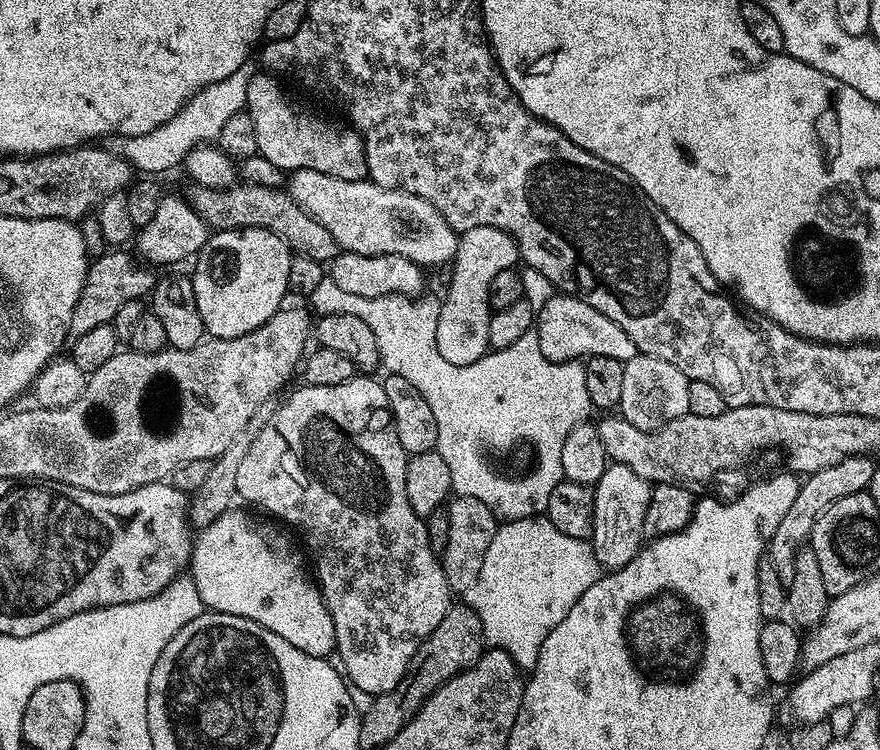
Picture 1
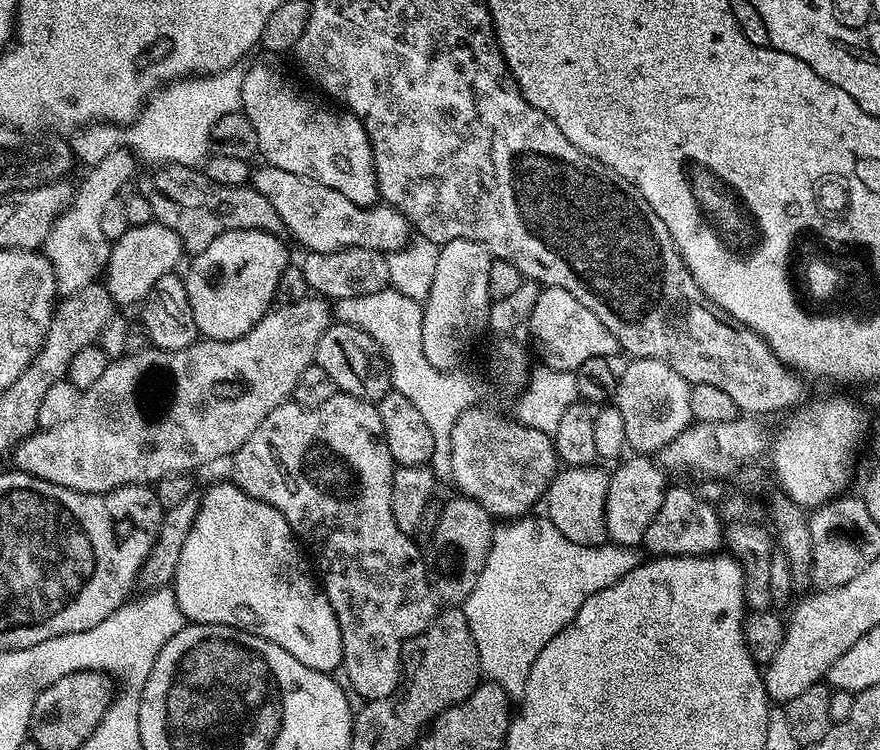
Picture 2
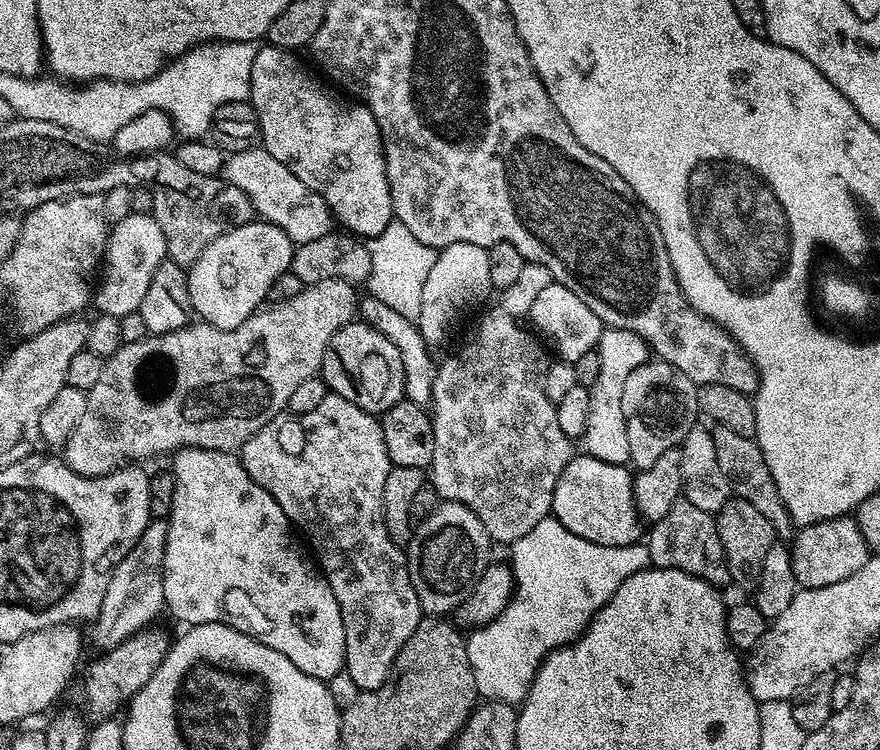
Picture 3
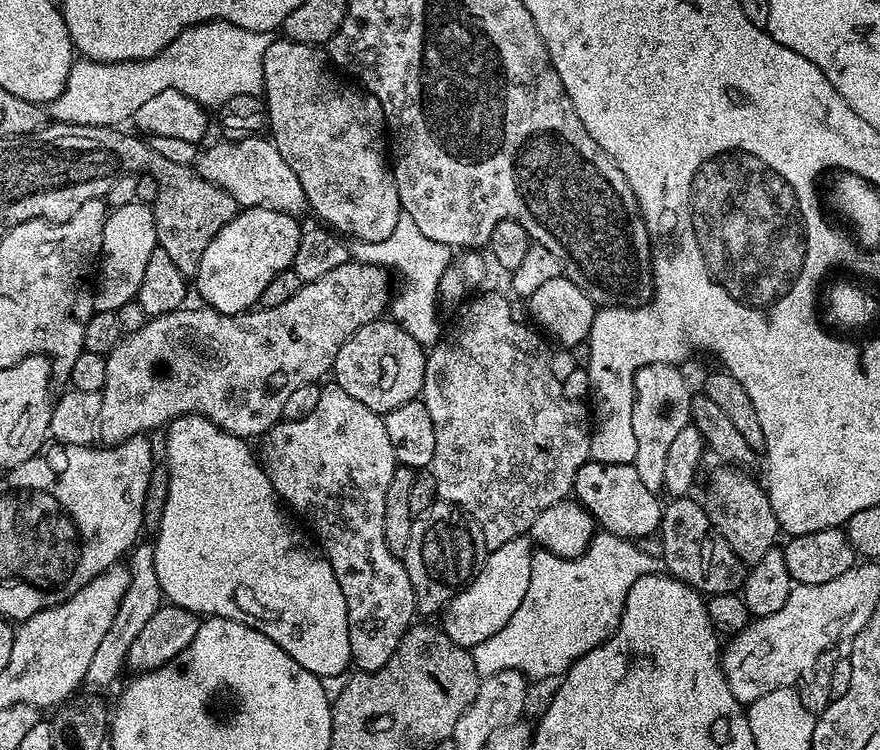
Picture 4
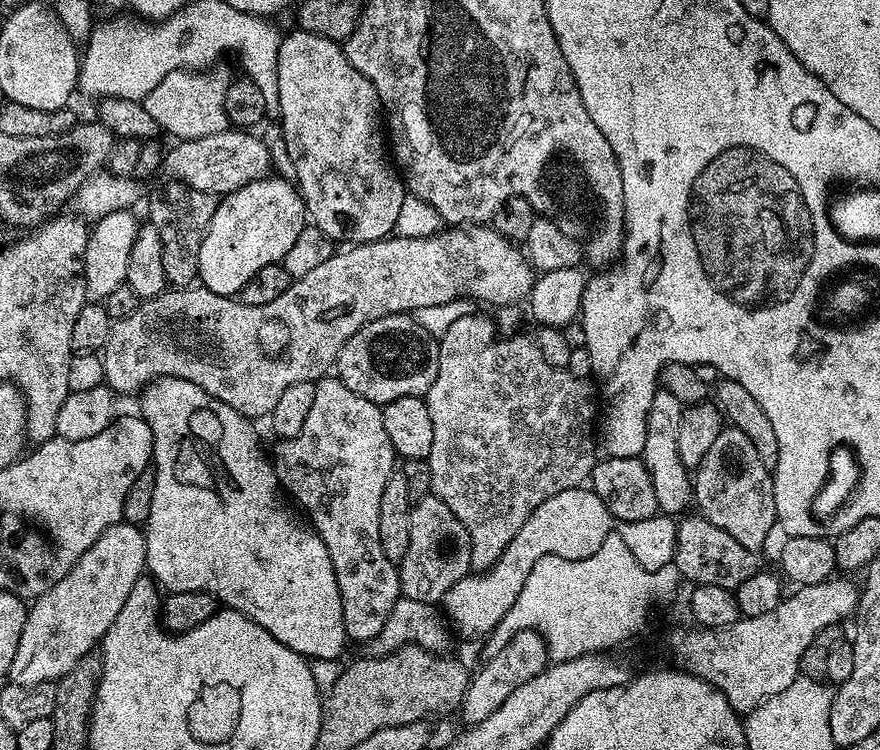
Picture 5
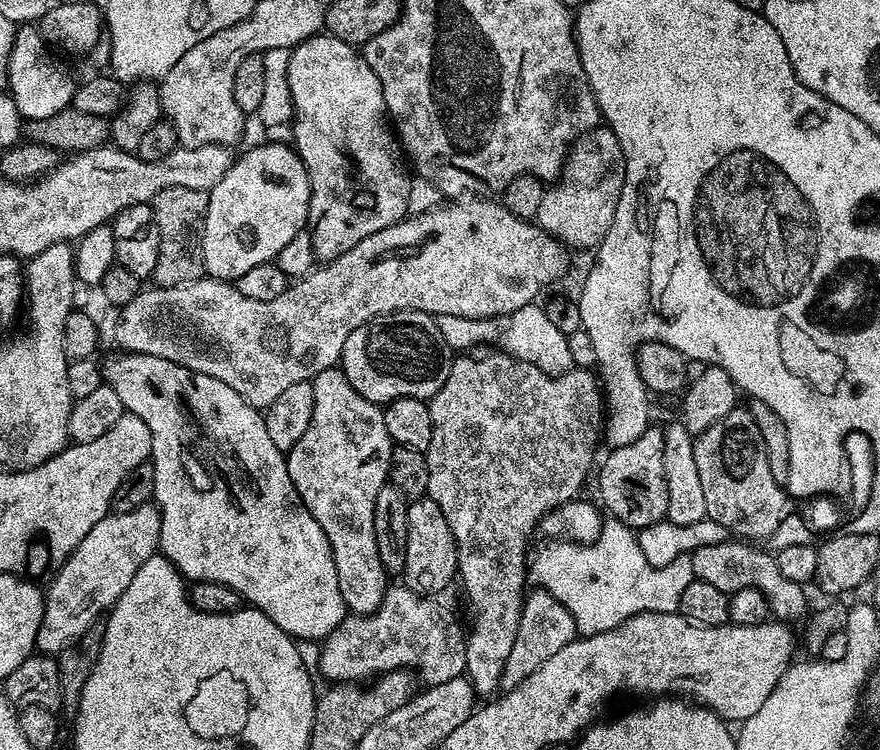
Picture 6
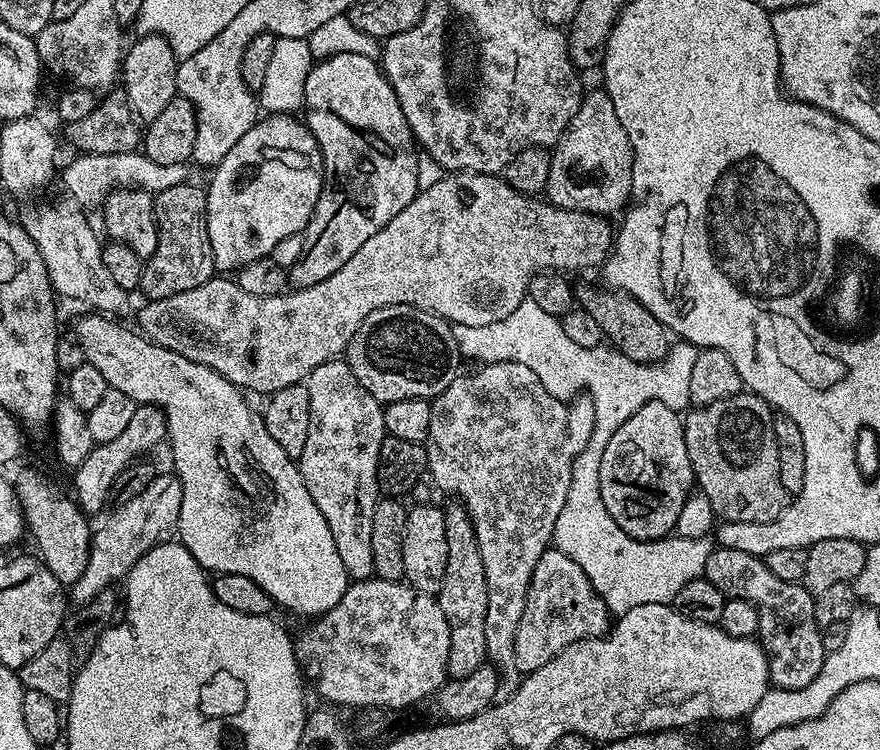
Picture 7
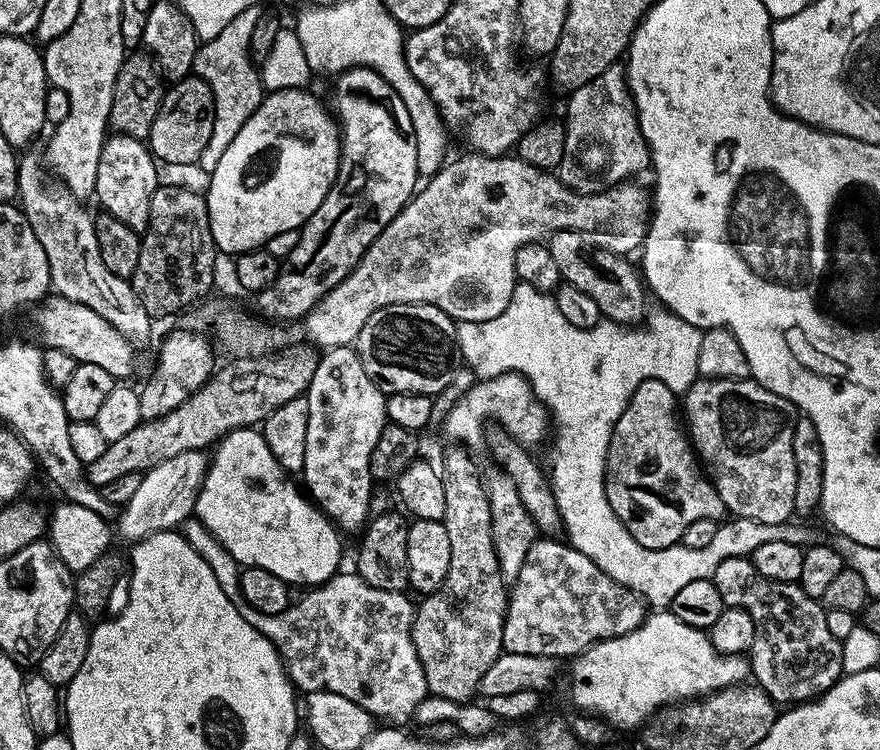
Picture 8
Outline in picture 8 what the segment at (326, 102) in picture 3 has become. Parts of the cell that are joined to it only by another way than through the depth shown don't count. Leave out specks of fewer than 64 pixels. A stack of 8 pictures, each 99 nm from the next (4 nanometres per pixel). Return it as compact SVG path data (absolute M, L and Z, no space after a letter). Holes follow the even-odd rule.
M351 68L349 72L341 72L335 77L334 84L336 93L330 99L330 108L340 125L340 169L336 175L336 185L326 194L322 206L318 206L318 210L314 210L312 217L299 229L298 246L283 257L276 281L255 293L255 311L268 322L299 321L307 316L325 294L334 290L334 286L338 286L338 282L345 280L354 266L358 266L374 238L378 238L378 234L382 234L382 230L386 230L392 219L407 206L417 191L416 180L421 179L410 110L406 110L406 102L398 98L394 86L369 68Z

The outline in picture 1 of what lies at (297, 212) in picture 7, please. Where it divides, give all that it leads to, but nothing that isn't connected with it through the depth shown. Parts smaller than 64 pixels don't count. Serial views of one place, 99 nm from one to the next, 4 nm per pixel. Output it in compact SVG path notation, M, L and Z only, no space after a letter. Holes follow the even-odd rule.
M266 228L220 230L209 235L208 243L195 257L196 269L190 275L192 298L200 323L212 340L233 340L258 330L275 312L281 311L284 296L289 295L288 279L294 256L287 244Z

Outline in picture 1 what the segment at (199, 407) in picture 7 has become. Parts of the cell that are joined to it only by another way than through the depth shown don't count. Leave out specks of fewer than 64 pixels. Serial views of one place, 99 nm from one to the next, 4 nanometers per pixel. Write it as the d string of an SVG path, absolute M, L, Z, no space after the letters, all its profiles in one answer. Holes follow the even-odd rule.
M236 511L222 513L214 523L203 528L195 537L190 561L190 581L200 595L201 605L207 611L209 608L212 612L221 612L224 615L221 617L235 618L274 634L306 656L331 657L336 650L334 622L330 618L326 602L320 597L319 587L310 579L306 568L304 573L304 568L300 565L301 553L292 549L291 542L279 532L281 529L275 523L259 524L254 517Z

